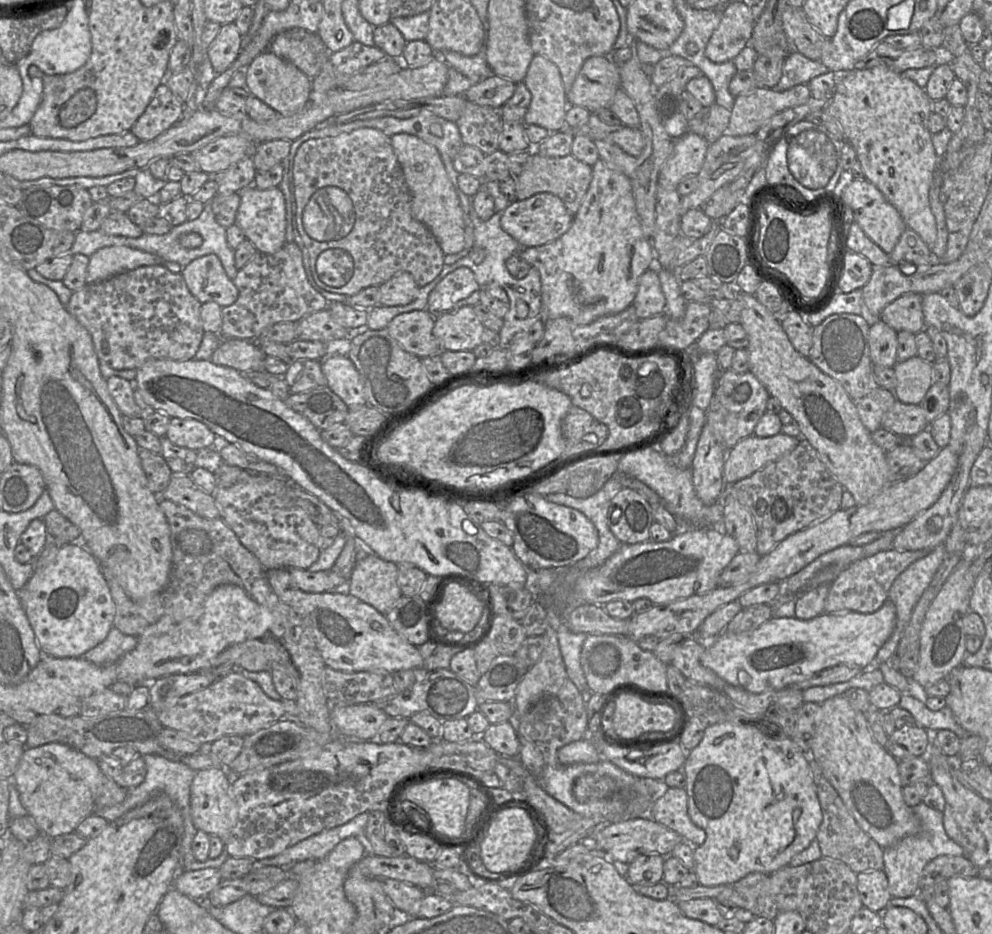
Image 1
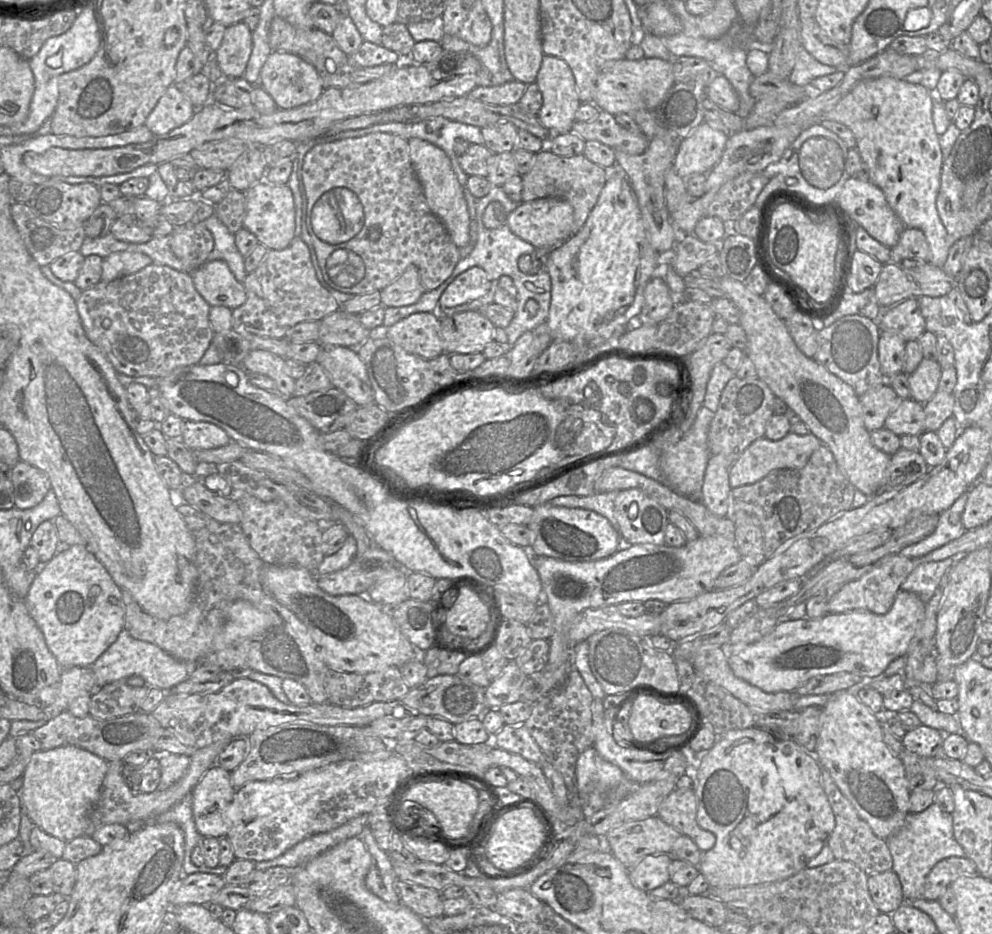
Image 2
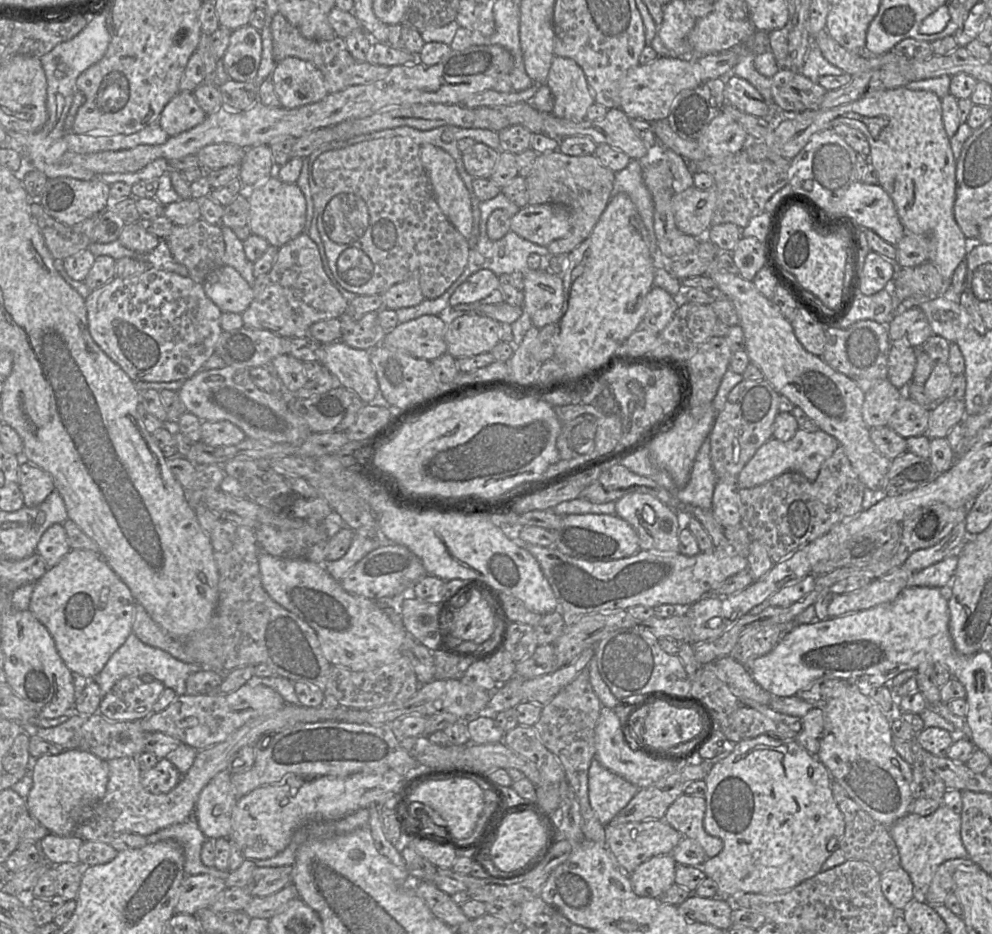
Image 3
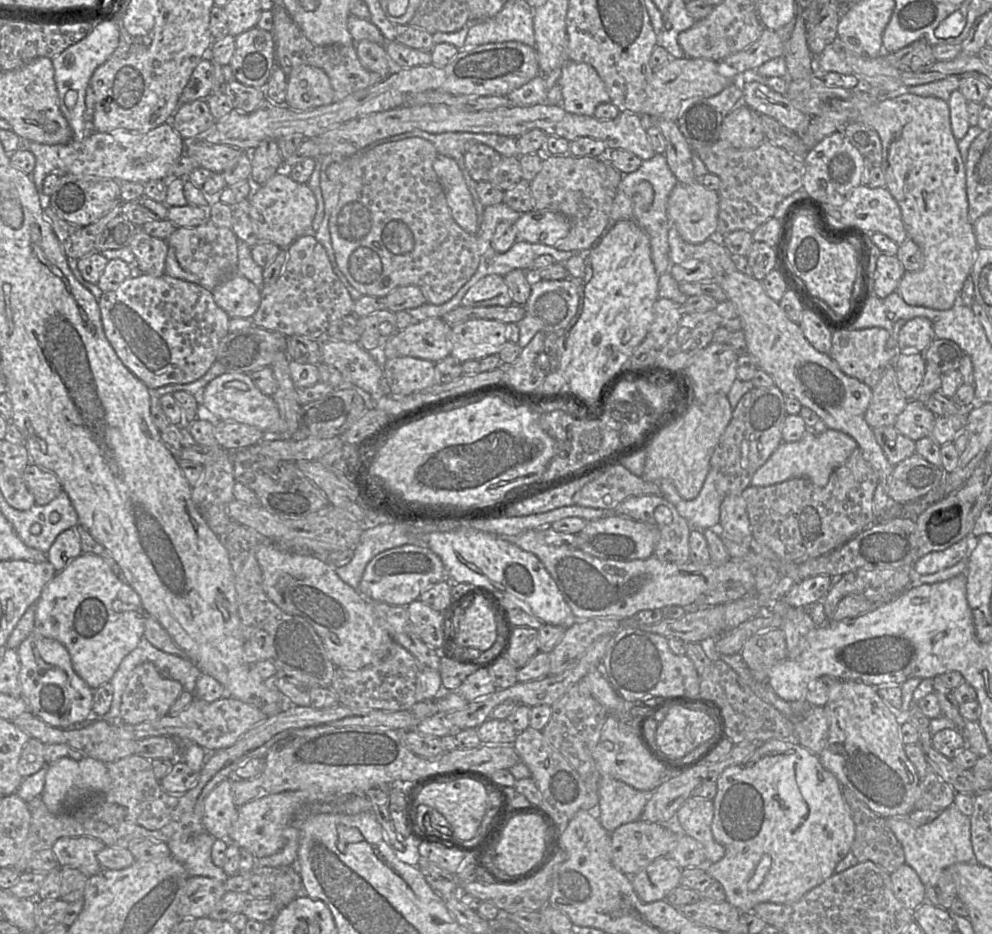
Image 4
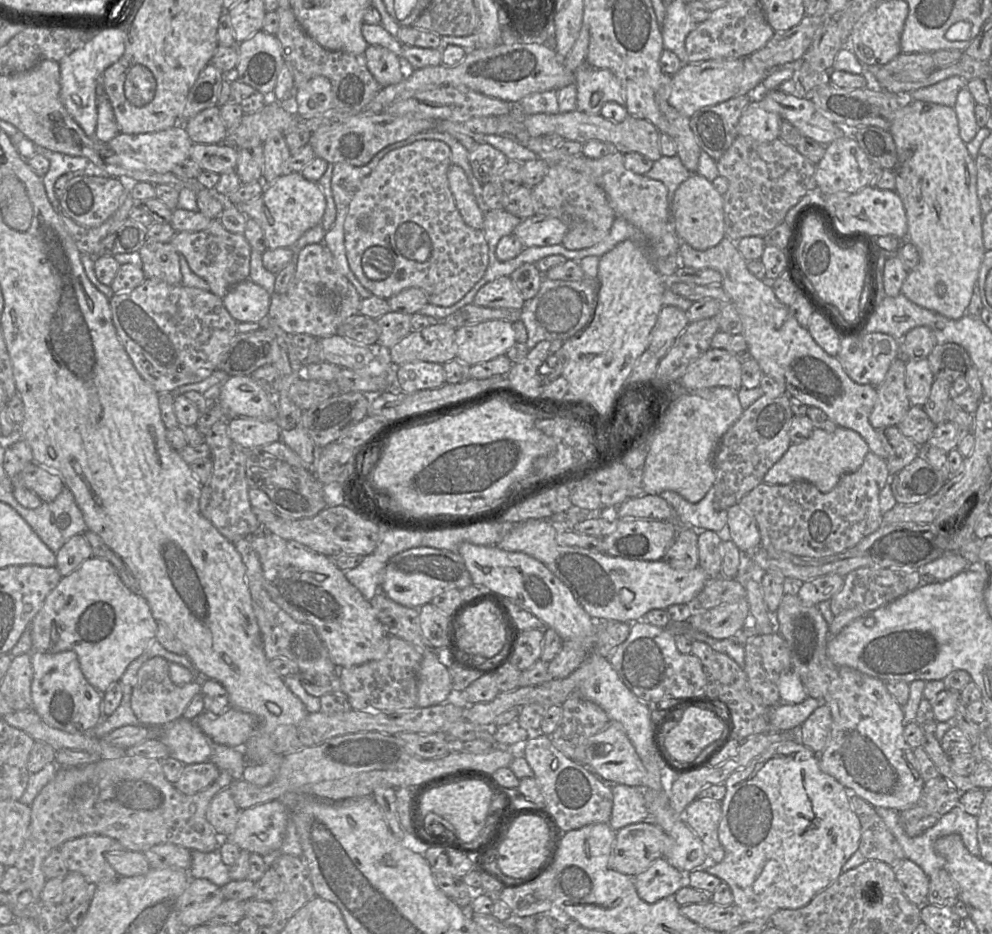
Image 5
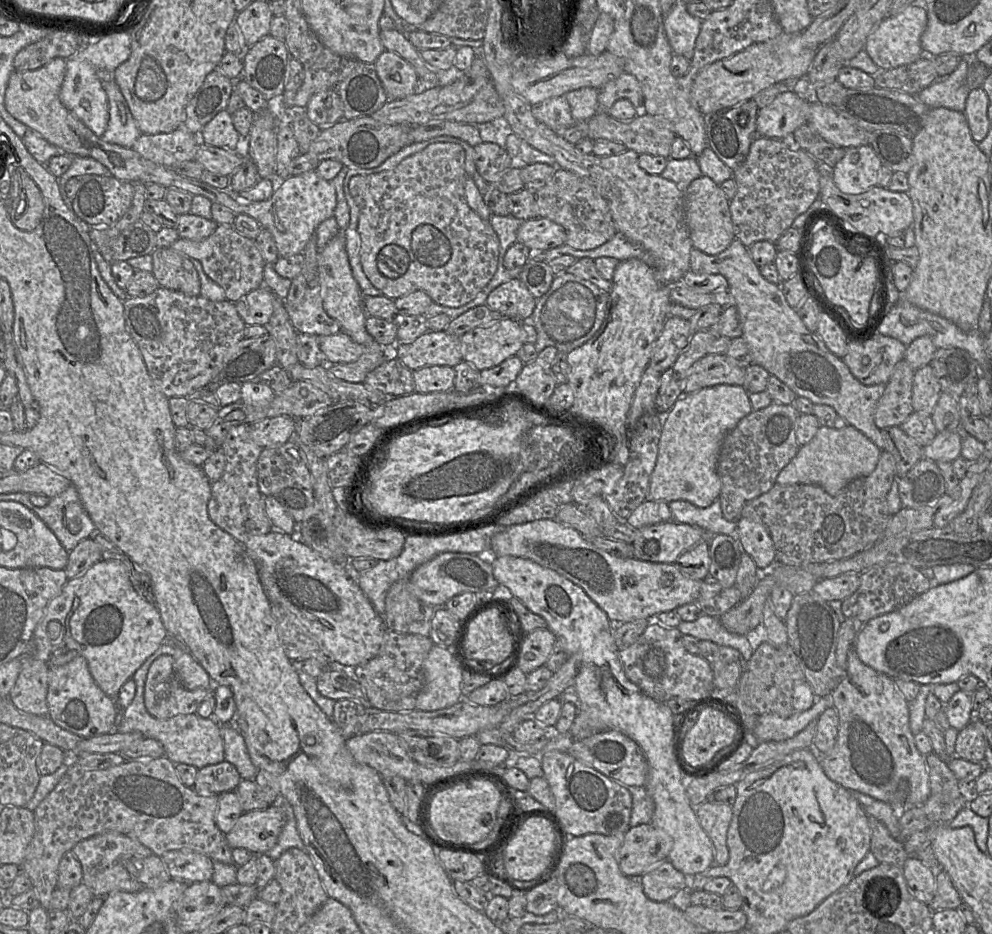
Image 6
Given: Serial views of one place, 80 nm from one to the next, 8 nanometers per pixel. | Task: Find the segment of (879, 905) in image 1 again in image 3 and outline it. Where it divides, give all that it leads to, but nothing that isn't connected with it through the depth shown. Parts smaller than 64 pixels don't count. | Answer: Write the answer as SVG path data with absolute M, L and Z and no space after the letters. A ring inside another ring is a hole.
M901 867L880 874L881 890L889 903L902 911L914 900L914 886L909 874Z

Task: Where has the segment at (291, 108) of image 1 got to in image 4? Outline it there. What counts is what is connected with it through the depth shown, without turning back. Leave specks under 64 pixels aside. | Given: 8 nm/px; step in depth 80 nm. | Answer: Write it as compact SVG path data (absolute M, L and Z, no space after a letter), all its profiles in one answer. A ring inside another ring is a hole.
M300 65L292 68L286 76L286 106L295 110L308 110L334 101L329 78L319 68Z

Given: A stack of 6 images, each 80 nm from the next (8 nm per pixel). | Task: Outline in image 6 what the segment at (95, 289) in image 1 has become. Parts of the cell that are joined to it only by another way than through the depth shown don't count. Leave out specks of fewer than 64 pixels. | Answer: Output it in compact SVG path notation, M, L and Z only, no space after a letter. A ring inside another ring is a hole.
M159 287L147 296L127 297L123 301L126 328L141 352L151 379L167 398L188 397L206 388L231 357L235 346L245 338L247 325L238 314L235 304L228 300L211 301L202 295L189 296Z

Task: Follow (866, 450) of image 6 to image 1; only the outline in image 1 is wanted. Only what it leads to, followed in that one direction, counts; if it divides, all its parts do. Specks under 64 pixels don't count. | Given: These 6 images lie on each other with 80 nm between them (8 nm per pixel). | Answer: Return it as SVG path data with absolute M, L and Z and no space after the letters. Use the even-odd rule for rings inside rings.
M783 433L771 437L752 435L742 439L728 451L723 472L725 484L751 476L793 451L800 442L801 438Z

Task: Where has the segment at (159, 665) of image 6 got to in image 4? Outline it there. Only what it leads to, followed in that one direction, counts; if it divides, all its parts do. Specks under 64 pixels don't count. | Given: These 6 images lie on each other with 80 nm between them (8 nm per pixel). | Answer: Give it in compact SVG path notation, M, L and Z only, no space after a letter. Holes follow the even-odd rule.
M145 662L138 665L131 673L122 694L121 723L139 724L157 720L169 714L172 705L183 692L183 687L178 681L163 677L153 663Z

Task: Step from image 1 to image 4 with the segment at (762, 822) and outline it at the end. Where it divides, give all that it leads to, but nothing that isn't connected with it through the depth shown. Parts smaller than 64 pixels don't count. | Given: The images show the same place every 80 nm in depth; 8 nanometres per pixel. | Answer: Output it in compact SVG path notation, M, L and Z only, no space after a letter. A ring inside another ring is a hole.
M771 739L759 746L755 752L743 762L727 767L716 781L717 793L713 798L714 816L711 823L712 834L717 842L725 848L721 860L709 863L705 871L717 882L721 883L726 901L736 907L741 913L752 912L753 908L764 902L776 904L793 904L799 901L807 892L822 884L835 873L837 864L850 852L855 837L855 823L842 795L842 785L837 778L822 765L819 756L813 754L798 742Z

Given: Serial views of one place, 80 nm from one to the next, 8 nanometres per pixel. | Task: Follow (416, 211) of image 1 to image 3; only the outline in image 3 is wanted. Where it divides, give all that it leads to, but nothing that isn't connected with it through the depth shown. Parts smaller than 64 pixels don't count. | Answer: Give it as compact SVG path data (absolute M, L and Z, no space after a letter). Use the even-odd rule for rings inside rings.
M428 143L420 145L420 158L440 209L453 226L466 239L469 239L473 226L471 199L467 187L458 173L455 160L443 149Z

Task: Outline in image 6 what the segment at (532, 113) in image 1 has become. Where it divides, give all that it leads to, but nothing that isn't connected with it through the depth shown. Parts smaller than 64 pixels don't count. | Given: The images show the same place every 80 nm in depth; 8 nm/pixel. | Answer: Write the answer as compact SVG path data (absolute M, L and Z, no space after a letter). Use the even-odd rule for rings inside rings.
M623 73L598 90L598 113L608 113L612 105L621 99L629 100L639 111L642 110L642 89L637 78L631 74Z

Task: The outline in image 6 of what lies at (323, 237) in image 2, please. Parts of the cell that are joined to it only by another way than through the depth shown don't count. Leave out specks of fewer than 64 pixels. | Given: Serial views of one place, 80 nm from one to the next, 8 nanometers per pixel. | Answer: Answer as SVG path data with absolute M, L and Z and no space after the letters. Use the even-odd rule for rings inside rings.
M436 142L390 170L350 178L348 191L359 209L361 266L383 296L396 300L414 291L423 291L435 304L457 308L472 301L491 281L498 268L500 242L489 221L481 219L468 205L465 198L467 177L462 146Z

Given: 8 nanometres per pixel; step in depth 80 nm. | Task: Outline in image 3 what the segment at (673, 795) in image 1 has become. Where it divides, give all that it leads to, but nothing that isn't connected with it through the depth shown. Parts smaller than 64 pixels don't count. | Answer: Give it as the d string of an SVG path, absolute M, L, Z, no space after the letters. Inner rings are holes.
M681 794L667 809L664 820L674 829L696 840L708 858L718 855L723 849L723 841L709 835L703 826L706 810L704 796Z

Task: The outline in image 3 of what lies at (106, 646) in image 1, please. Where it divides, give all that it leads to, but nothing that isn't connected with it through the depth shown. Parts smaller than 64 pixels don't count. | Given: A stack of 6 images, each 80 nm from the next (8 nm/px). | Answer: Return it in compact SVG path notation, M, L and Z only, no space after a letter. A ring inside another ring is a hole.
M130 634L126 641L110 657L102 671L94 678L102 695L108 693L116 682L128 676L150 675L154 680L158 680L167 689L171 689L177 695L186 694L187 678L201 667L198 664L191 664L180 661L170 655L168 652L159 648L150 646L140 641L136 635Z

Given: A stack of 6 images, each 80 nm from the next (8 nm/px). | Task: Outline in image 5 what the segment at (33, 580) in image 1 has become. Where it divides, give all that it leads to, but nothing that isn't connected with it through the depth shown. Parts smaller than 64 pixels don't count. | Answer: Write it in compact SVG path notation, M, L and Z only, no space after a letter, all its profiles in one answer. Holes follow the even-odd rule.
M92 556L71 574L62 577L45 599L31 623L32 650L50 653L74 651L86 680L96 690L104 693L112 684L119 682L129 664L156 640L157 628L158 622L153 617L147 600L126 586L107 559Z

